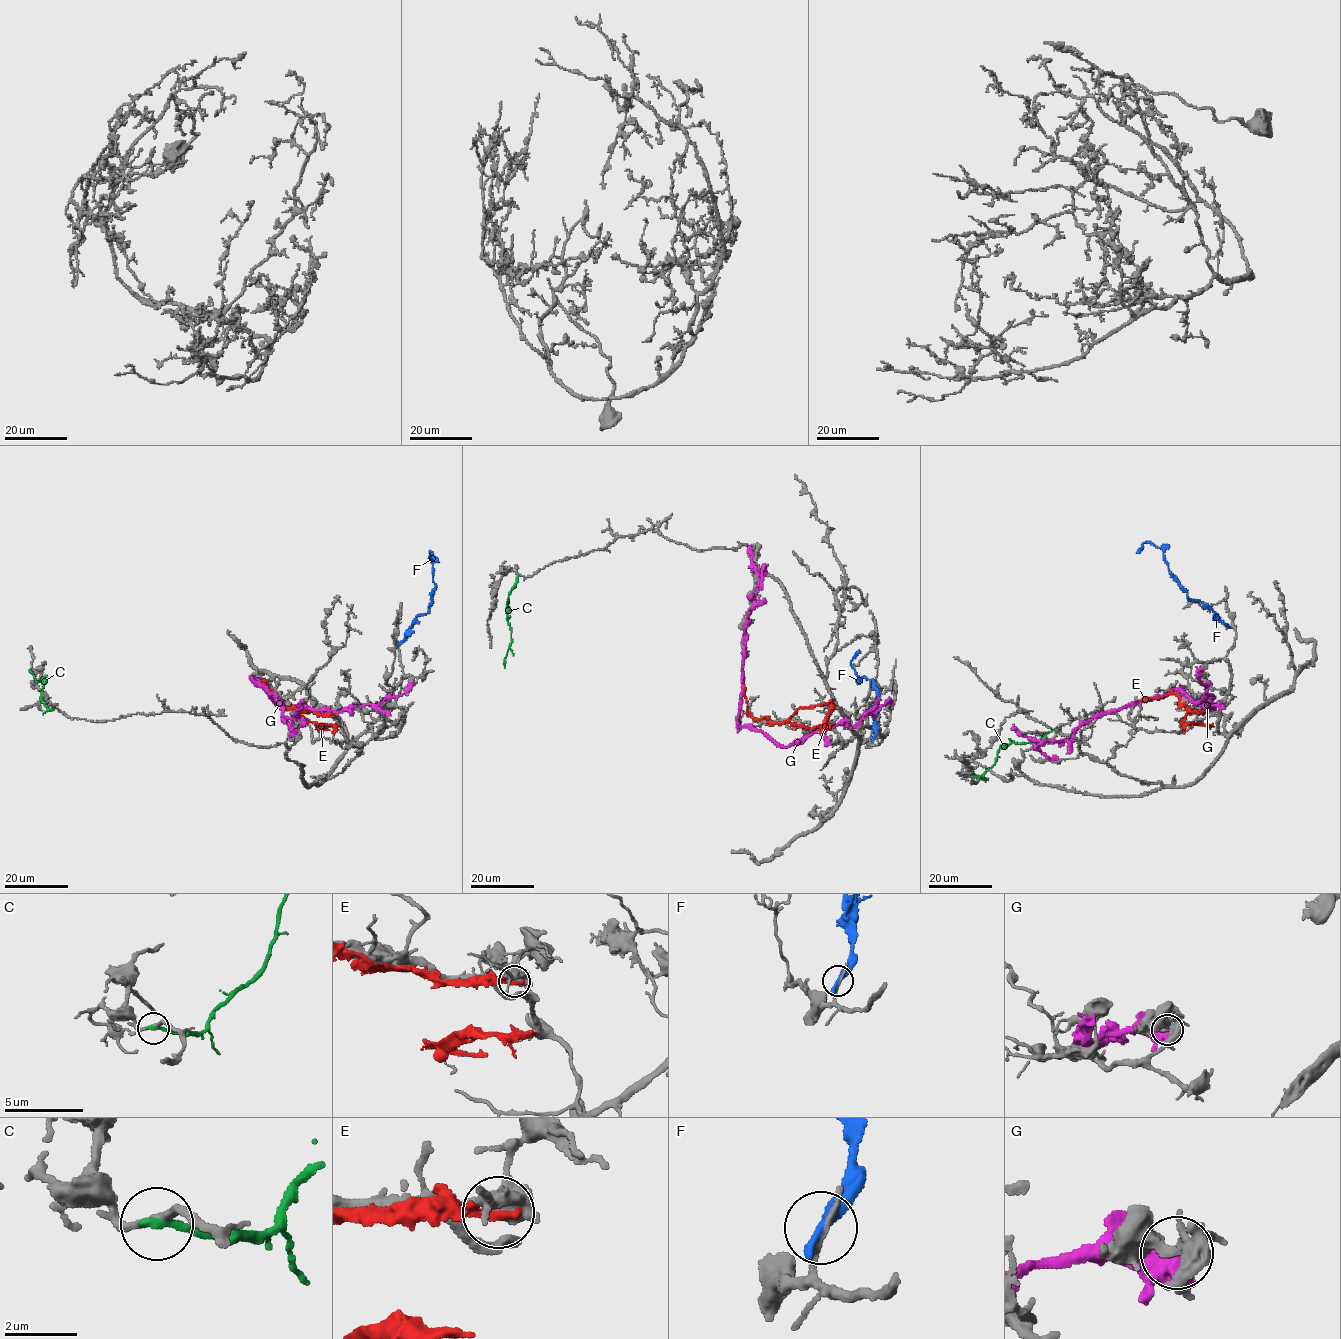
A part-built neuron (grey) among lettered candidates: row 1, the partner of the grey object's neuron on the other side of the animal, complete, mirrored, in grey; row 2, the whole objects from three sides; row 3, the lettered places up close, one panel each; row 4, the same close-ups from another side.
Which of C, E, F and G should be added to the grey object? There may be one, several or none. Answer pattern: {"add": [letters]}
{"add": []}

